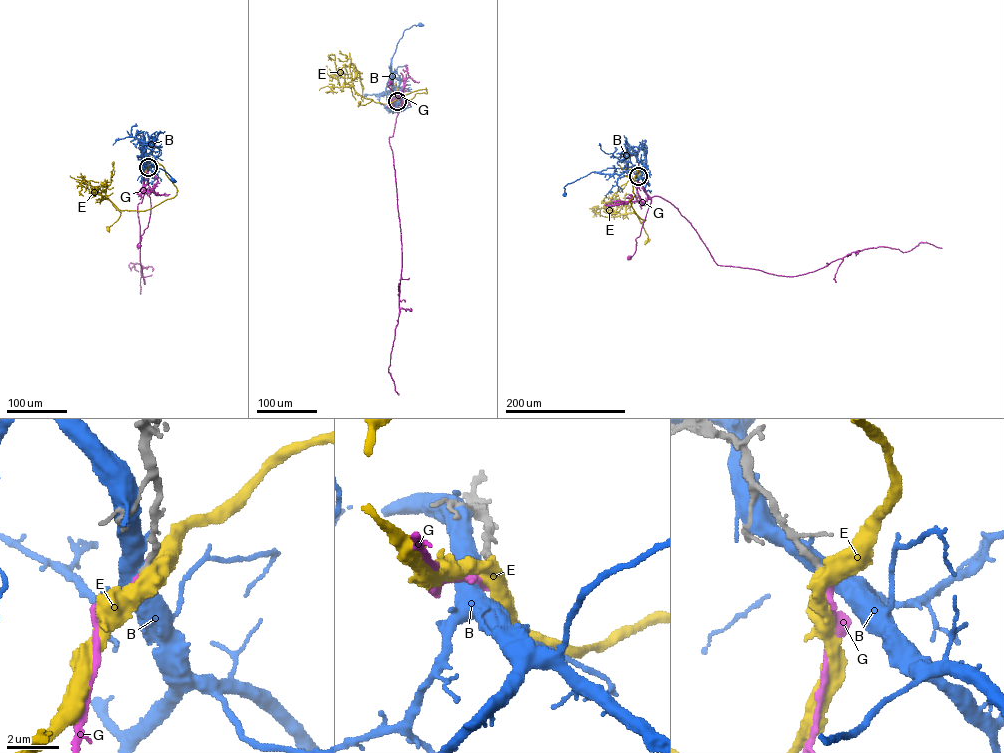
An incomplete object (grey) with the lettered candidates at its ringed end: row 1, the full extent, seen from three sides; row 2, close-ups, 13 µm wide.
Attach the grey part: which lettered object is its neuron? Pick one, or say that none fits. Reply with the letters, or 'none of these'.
G

